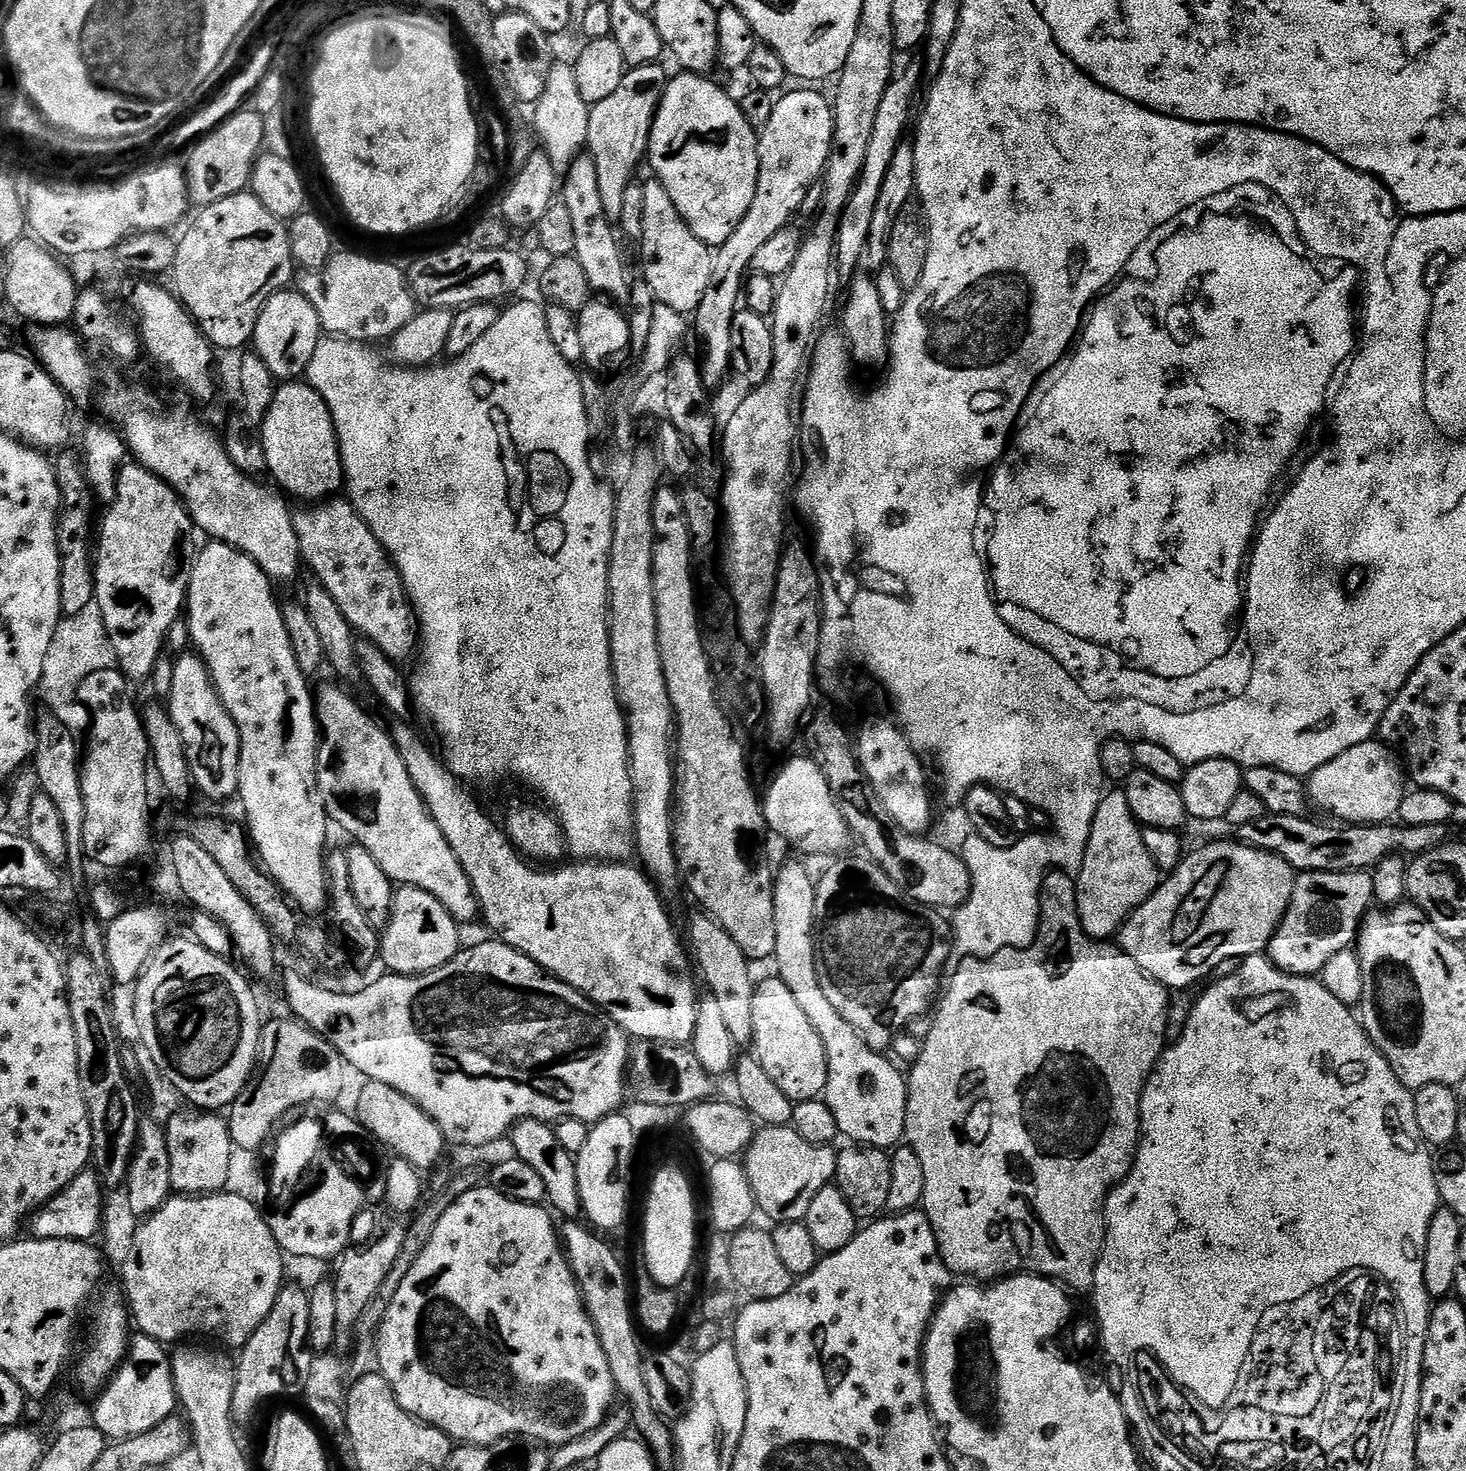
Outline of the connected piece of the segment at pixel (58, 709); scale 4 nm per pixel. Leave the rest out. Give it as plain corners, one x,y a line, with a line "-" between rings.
93,598
81,613
61,619
42,666
39,697
41,695
46,704
45,709
67,730
73,734
83,733
91,727
91,720
89,712
76,697
78,686
83,678
88,678
95,671
114,667
117,667
116,655
111,648
109,634
102,620
102,610

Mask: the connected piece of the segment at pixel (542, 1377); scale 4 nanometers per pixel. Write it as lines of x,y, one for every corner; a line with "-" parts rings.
479,1186
462,1194
442,1214
434,1234
414,1262
410,1274
403,1279
402,1286
398,1287
386,1311
385,1320
381,1322
374,1360
376,1364
380,1363
378,1371
386,1378
386,1382
390,1382
400,1408
411,1416
417,1416
422,1422
434,1425
460,1444
493,1444
508,1436
527,1436
529,1440
539,1440
545,1446
574,1442
574,1438
582,1438
582,1434
603,1424
614,1407
612,1399
618,1396
616,1383
610,1374
610,1365
606,1363
606,1354
602,1354
602,1342
598,1342
594,1322
580,1297
580,1288
576,1285
572,1268
568,1265
558,1224
552,1219
553,1213
547,1207
514,1202
506,1198
506,1194
498,1194
498,1190
487,1186

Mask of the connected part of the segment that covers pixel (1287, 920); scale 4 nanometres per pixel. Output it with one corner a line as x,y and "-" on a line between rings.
1301,872
1297,875
1290,906
1276,927
1274,938
1266,949
1266,955
1276,968
1291,976
1319,977
1320,971
1338,954
1338,950
1352,948
1358,939
1360,926
1373,907
1372,877
1361,872

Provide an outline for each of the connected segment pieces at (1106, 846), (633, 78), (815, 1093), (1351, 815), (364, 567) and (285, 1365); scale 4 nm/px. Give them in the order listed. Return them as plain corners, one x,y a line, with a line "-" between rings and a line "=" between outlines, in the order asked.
1122,790
1107,792
1105,791
1099,797
1100,805
1094,813
1094,822
1090,830
1084,861
1075,877
1076,905
1084,933
1091,936
1093,940
1103,941
1115,937
1124,927
1124,921
1135,912
1138,906
1145,904
1162,883
1160,868
1154,862
1154,858
1150,858
1150,854
1146,851
1141,825
1130,810
1130,802
1126,802
1126,794
=
659,63
643,64
637,68
628,68
618,90
602,98
602,102
591,105
590,126
588,127
587,155
591,156
598,170
598,191
602,193
602,207
606,209
606,218
616,222
622,211
627,186
634,182
640,164
645,163
648,155
648,139
652,129
652,119
656,117
656,108
660,105
660,93
668,83
669,73
660,69
=
772,974
769,980
759,981
754,994
754,1034
751,1051
762,1062
762,1070
796,1104
807,1100
819,1100
826,1090
828,1063
826,1046
818,1038
818,1030
810,1026
810,1018
798,1006
794,994
786,987
779,975
=
1373,738
1362,742
1358,746
1350,746
1346,754
1338,754
1326,766
1314,770
1306,780
1306,791
1313,801
1316,800
1332,816
1337,816
1337,821
1345,825
1353,824
1387,824
1400,811
1400,803
1406,795
1406,772
1398,759
1397,753
1379,739
=
329,498
301,508
304,509
301,512
297,511
292,521
294,534
298,534
298,546
307,571
309,568
312,571
311,575
319,580
320,585
330,594
330,598
334,598
334,603
338,606
338,610
342,610
346,622
350,622
353,633
374,642
374,646
378,646
378,650
382,650
382,654
392,661
402,662
411,656
413,659
418,648
416,614
412,611
412,604
404,589
400,571
388,556
382,542
374,538
370,526
366,526
358,510
354,510
354,506
349,504
347,499
=
285,1286
274,1302
274,1310
266,1314
262,1326
239,1349
240,1364
235,1365
236,1385
232,1395
232,1419
237,1425
248,1424
263,1406
264,1400
275,1396
300,1396
307,1382
313,1357
304,1353
308,1344
310,1302
305,1289

